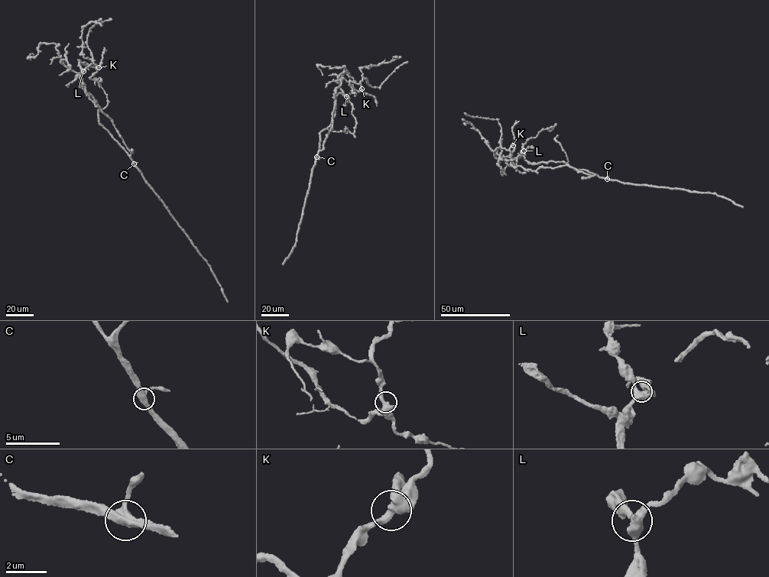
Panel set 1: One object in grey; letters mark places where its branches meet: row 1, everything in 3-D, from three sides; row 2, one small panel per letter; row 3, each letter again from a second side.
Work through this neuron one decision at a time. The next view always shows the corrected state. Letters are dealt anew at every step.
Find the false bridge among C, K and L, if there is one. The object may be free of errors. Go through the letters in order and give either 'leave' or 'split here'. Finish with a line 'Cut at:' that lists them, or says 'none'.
C: leave
K: leave
L: leave
Cut at: none

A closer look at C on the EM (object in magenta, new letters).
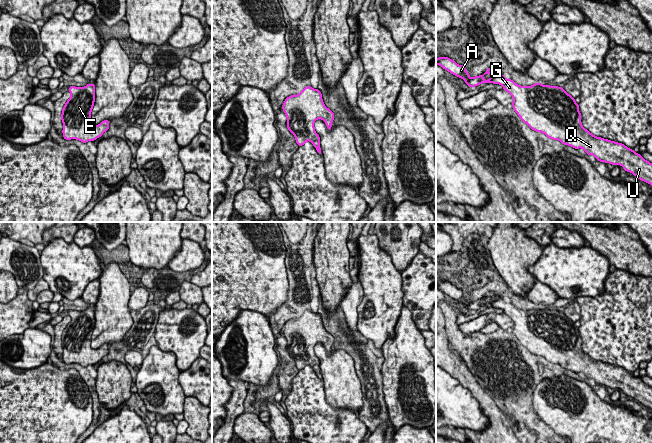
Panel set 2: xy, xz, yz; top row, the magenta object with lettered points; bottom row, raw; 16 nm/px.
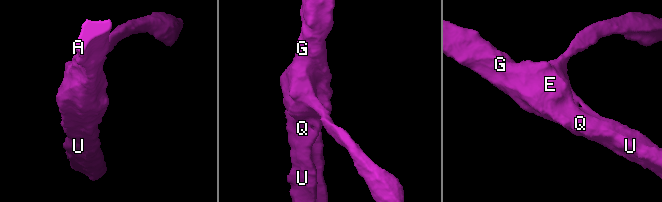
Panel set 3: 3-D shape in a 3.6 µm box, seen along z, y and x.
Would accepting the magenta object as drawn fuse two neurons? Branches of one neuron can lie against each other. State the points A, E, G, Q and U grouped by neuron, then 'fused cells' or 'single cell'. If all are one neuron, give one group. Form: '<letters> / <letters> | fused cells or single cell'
A E G Q U | single cell

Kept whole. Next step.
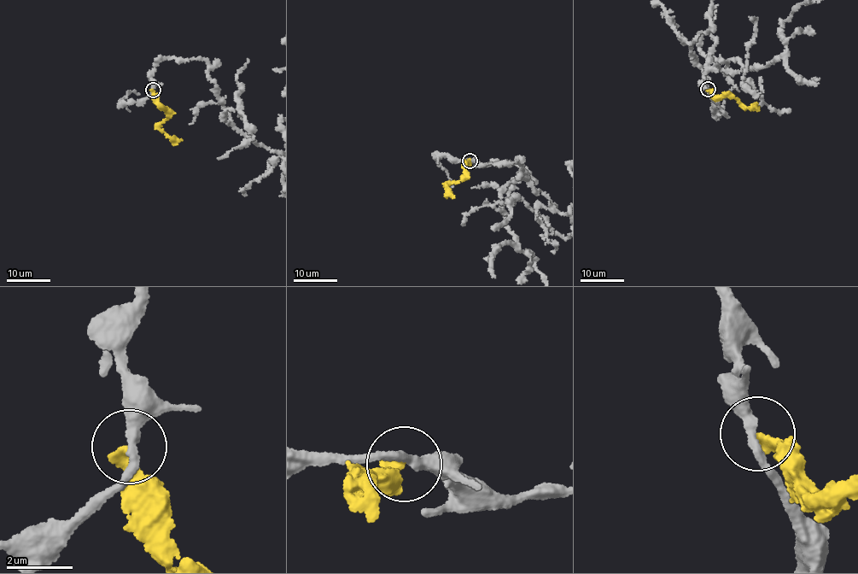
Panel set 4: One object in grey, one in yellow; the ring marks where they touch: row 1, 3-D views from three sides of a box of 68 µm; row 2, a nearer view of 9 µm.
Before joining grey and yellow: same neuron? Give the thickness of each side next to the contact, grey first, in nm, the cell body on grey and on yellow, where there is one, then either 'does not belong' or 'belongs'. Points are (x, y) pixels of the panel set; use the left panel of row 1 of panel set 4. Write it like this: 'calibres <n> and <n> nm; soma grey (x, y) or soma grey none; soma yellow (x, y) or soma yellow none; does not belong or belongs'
calibres 320 and 340 nm; soma grey none; soma yellow none; does not belong

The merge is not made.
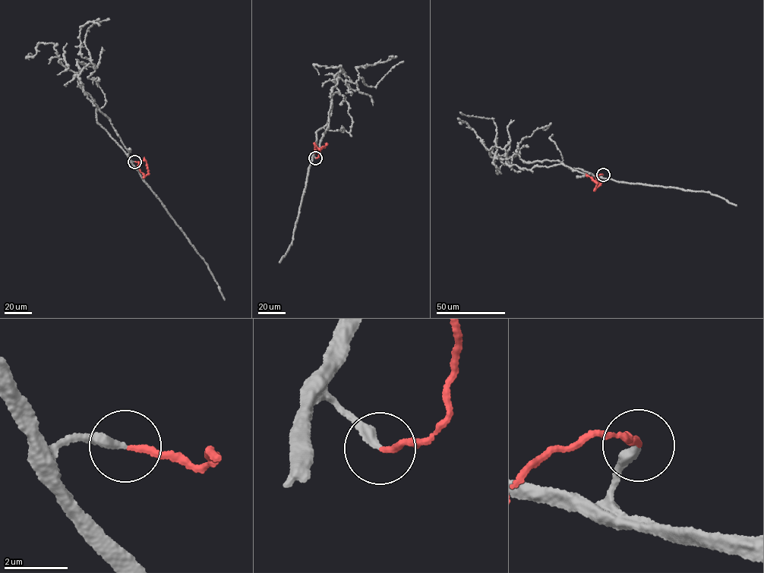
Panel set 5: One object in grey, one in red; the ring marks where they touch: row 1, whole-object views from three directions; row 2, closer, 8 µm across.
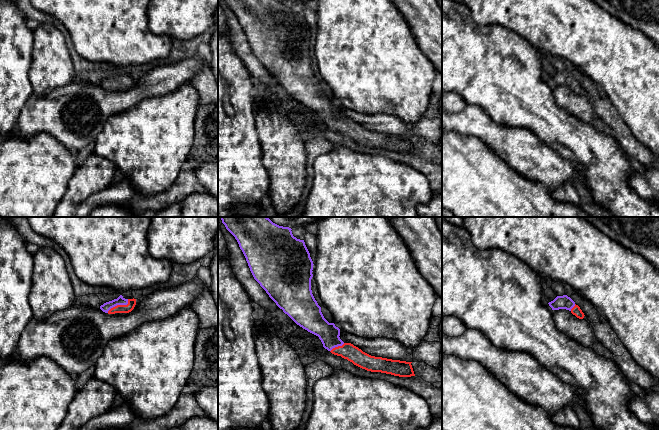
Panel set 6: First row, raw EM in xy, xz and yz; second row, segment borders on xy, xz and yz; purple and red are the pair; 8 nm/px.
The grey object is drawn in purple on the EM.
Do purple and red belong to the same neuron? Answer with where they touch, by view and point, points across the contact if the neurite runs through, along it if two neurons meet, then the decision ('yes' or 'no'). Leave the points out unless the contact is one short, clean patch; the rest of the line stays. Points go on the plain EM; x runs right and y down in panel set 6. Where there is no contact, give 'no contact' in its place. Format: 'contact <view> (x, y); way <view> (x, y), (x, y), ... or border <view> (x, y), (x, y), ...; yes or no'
contact xy (119, 80); way xy (120, 76), (119, 80), (129, 83); yes

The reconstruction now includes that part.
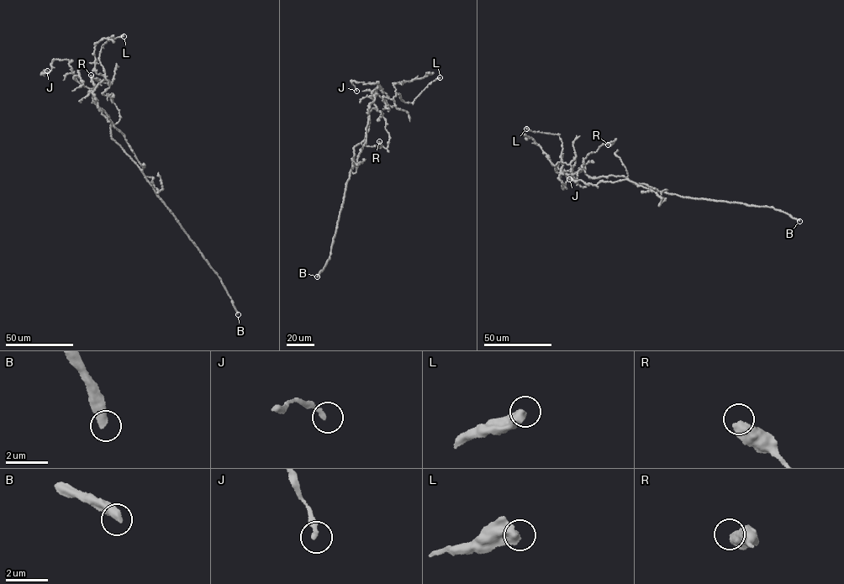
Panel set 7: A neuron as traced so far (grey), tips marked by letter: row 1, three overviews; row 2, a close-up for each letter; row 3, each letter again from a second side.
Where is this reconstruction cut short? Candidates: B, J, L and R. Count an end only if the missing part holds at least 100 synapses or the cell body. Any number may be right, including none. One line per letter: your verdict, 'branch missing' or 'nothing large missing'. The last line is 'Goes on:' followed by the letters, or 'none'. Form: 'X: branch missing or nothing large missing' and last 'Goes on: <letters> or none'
B: branch missing
J: nothing large missing
L: nothing large missing
R: nothing large missing
Goes on: B

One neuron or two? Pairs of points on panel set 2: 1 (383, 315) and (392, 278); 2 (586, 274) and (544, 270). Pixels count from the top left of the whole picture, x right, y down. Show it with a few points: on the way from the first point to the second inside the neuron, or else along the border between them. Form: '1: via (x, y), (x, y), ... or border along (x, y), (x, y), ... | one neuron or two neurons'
1: via (383, 306), (383, 287) | one neuron
2: via (576, 272), (554, 270) | one neuron

